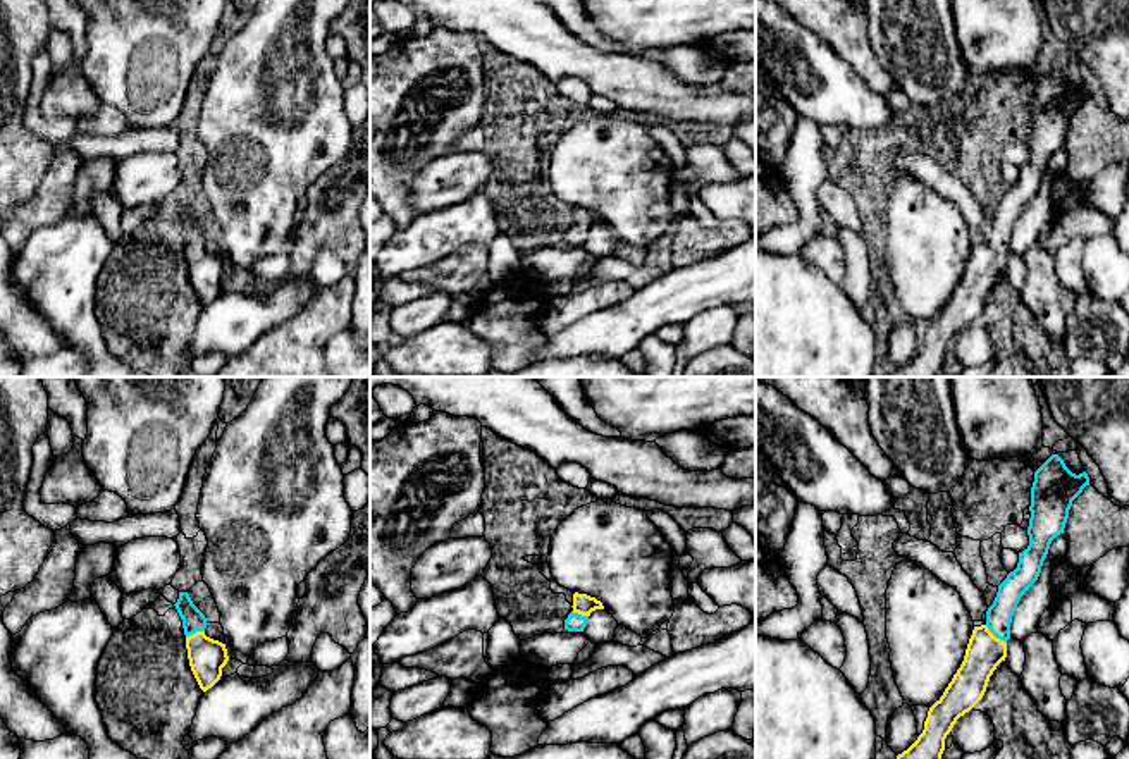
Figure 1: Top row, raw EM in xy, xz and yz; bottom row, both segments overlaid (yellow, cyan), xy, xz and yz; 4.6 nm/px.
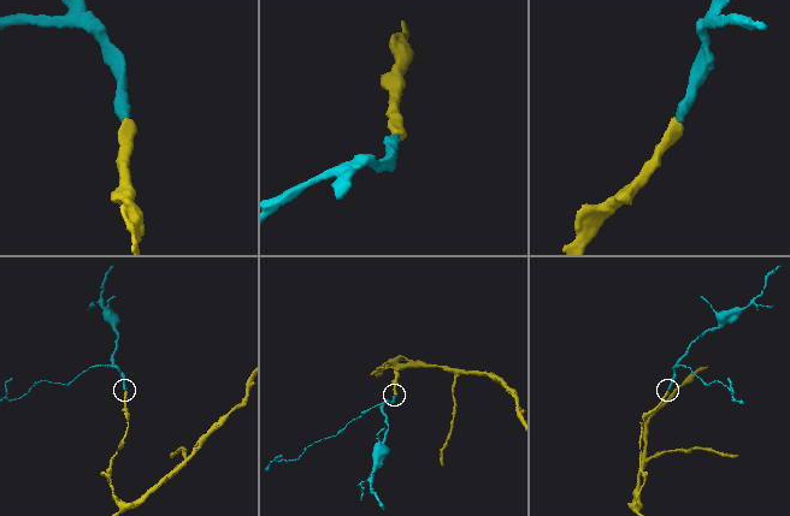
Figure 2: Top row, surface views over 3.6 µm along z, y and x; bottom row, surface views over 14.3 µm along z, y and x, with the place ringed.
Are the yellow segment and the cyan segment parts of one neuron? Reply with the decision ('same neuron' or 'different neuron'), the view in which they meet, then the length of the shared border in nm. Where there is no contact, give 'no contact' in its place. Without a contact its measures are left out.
same neuron; meets yellow in yz; contact 130 nm long

